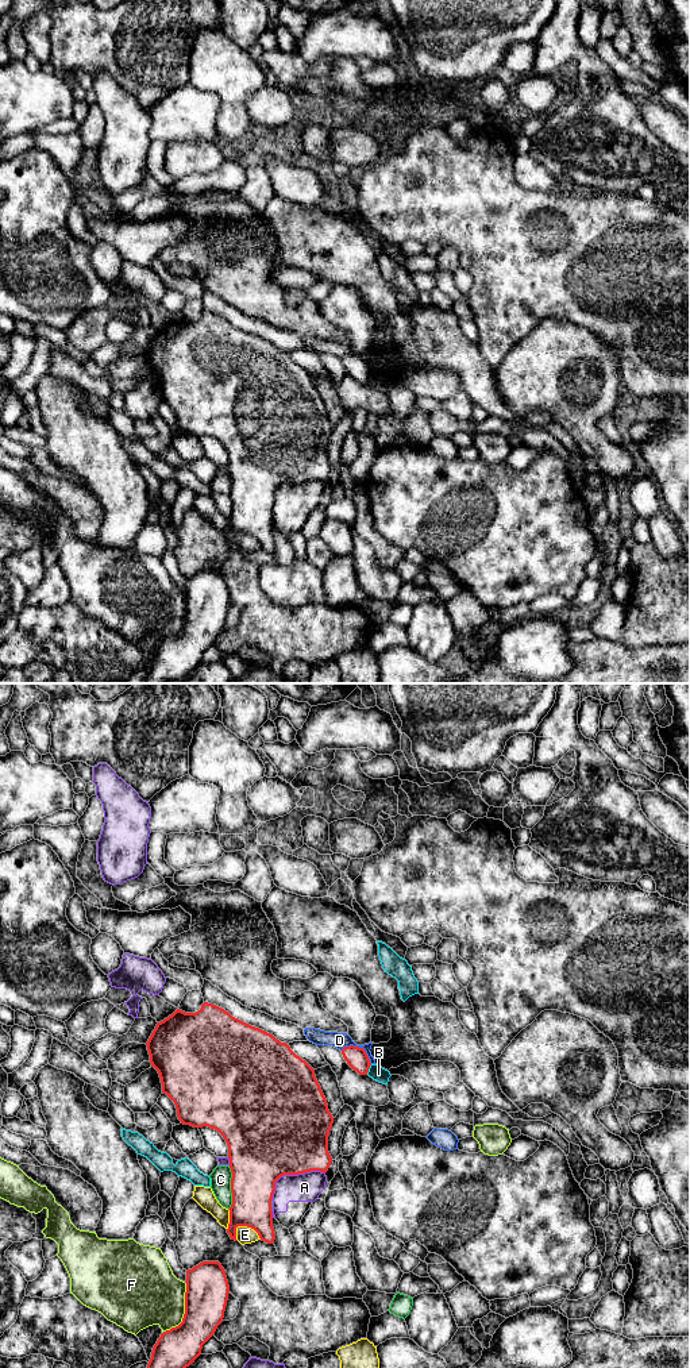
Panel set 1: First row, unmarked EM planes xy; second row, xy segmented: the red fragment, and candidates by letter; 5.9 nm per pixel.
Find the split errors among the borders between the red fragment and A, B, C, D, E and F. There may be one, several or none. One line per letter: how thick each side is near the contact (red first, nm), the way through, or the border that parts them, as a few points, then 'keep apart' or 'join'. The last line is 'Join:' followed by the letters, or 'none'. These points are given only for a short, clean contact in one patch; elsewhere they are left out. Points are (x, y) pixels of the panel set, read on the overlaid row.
A: calibres 500 and 180 nm; keep apart
B: calibres 130 and 90 nm; border xy (372, 1064), (366, 1074); keep apart
C: calibres 360 and 130 nm; keep apart
D: calibres 130 and 100 nm; keep apart
E: calibres 260 and 100 nm; keep apart
F: calibres 260 and 380 nm; keep apart
Join: none

